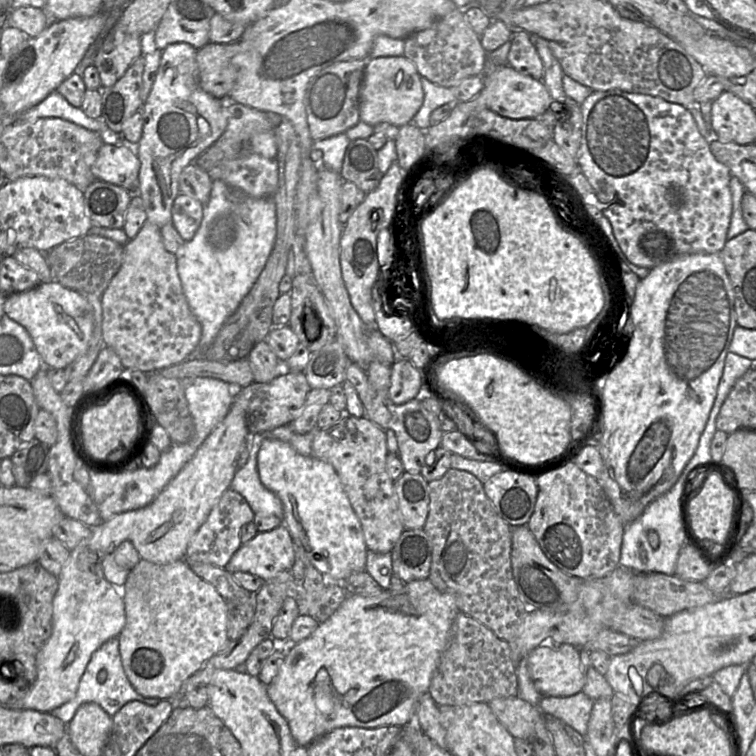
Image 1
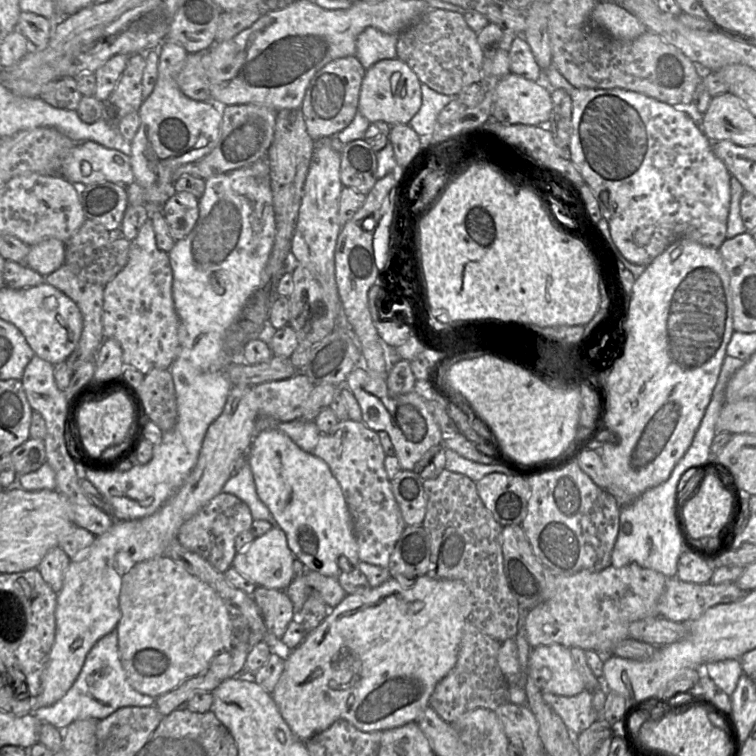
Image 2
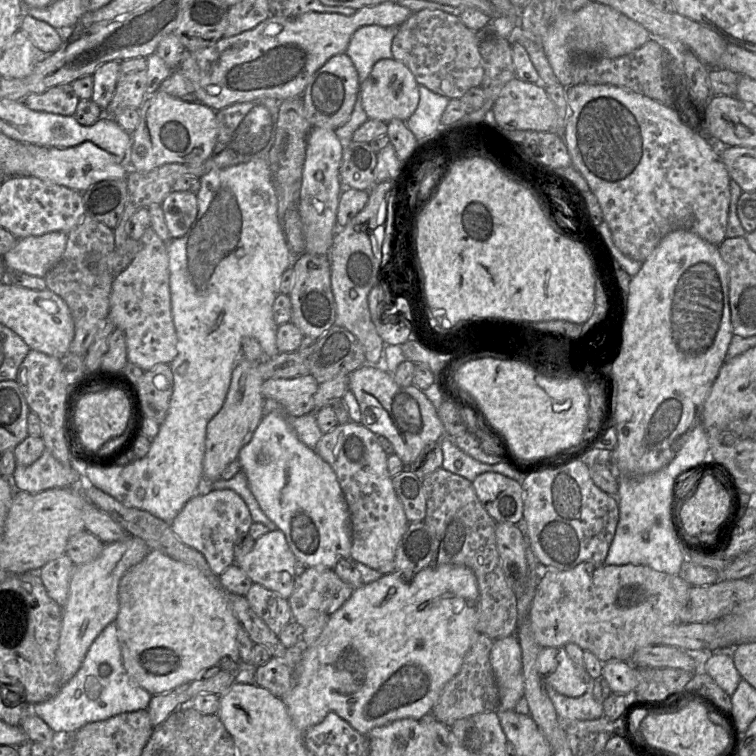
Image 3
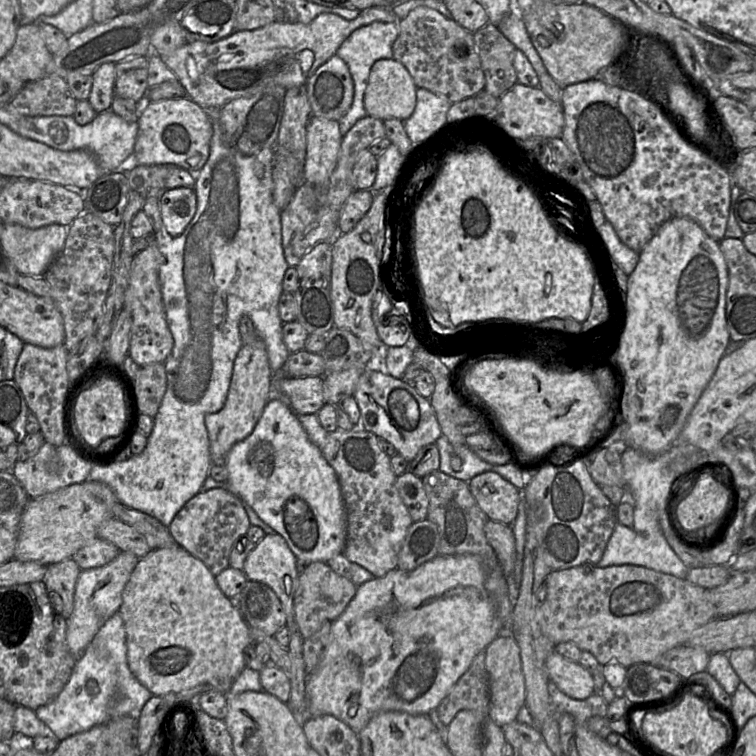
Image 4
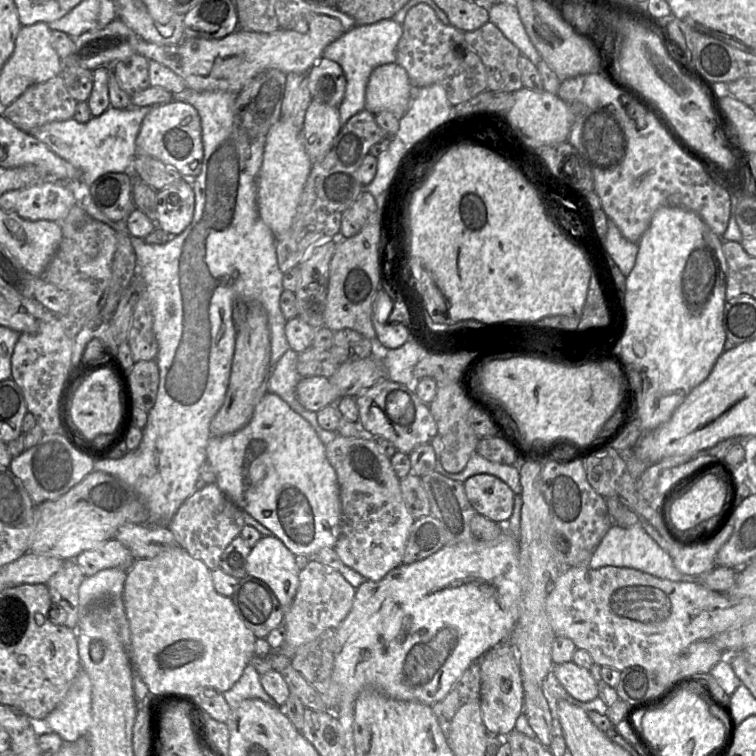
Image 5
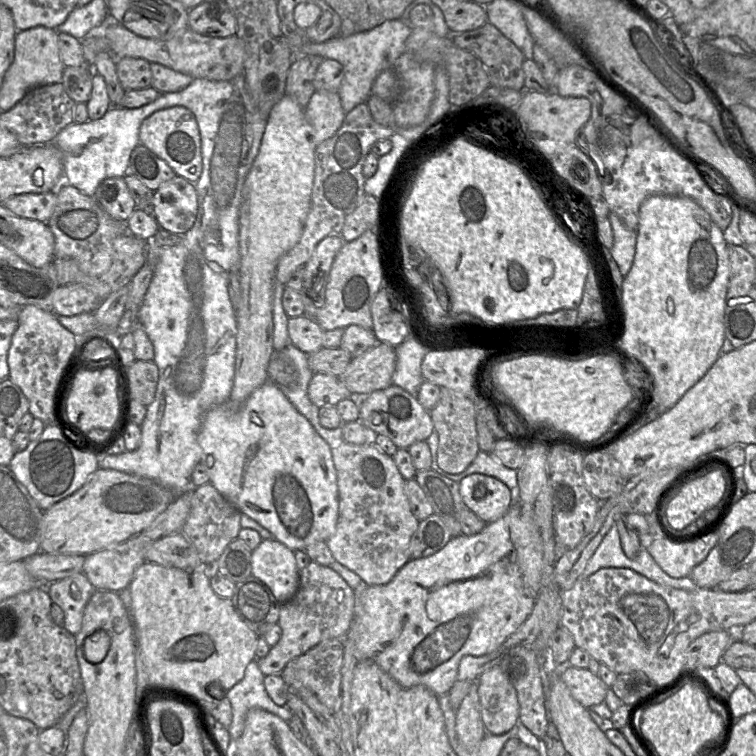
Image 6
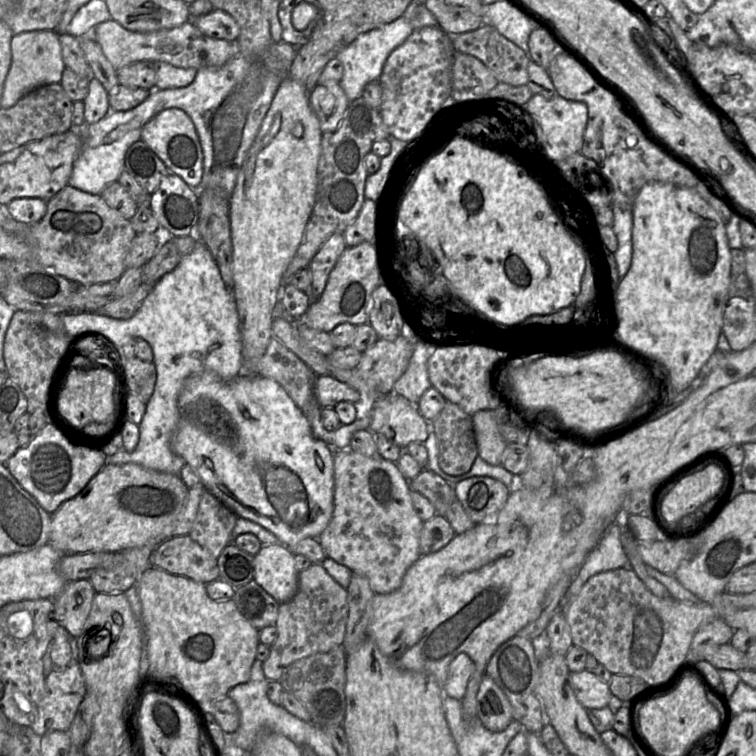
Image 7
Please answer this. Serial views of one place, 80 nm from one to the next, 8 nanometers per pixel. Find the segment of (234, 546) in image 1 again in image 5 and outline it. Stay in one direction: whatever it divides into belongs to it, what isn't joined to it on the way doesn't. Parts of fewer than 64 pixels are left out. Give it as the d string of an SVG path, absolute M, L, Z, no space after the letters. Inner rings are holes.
M207 484L189 496L168 524L177 545L194 558L201 560L209 570L219 568L222 553L240 536L245 522L238 508L215 484Z

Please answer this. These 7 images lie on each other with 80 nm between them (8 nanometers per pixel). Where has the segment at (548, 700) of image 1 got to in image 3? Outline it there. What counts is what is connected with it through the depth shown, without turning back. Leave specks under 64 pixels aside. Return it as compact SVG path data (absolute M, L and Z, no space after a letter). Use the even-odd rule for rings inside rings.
M545 686L548 696L562 723L592 720L604 716L603 702L594 698L591 688L580 697L568 697Z

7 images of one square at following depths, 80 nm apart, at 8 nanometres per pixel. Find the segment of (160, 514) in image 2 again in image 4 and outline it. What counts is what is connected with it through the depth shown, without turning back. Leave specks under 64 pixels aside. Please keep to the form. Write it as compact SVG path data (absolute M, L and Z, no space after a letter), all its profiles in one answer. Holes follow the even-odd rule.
M258 337L252 343L242 345L236 355L224 406L218 412L205 417L212 464L224 464L224 459L233 445L252 433L268 401L271 383L272 370L266 346ZM122 551L108 564L82 570L74 592L74 608L67 619L66 640L69 650L79 657L93 640L101 626L122 604L122 592L139 558L131 552Z

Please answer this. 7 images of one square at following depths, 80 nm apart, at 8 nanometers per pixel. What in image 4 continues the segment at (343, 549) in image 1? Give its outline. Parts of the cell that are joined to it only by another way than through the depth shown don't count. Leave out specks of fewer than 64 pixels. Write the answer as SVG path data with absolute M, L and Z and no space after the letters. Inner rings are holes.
M277 399L268 400L252 433L235 443L224 459L229 476L226 488L248 504L273 530L280 534L296 558L327 563L342 553L347 533L346 509L337 474L321 449L313 444L297 414Z

